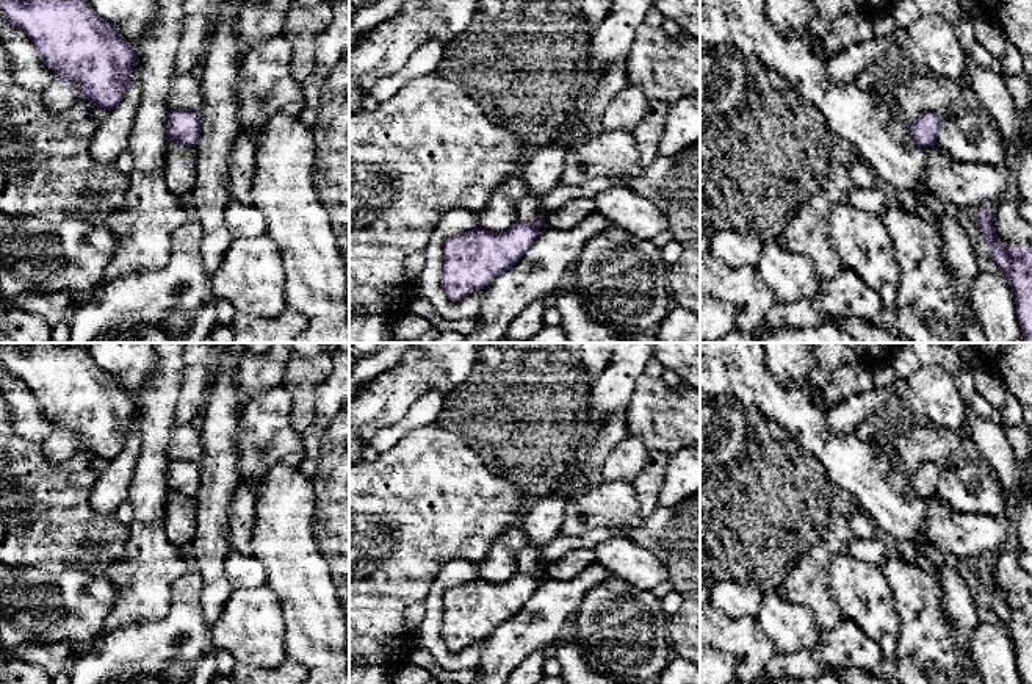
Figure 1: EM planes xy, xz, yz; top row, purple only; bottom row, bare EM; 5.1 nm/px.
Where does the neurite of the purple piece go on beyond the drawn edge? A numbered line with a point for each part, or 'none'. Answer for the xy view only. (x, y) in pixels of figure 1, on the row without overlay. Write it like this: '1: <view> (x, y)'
none

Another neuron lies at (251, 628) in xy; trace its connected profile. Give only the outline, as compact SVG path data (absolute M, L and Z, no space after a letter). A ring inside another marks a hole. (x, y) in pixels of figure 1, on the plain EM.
M268 585L233 589L208 635L216 651L229 651L241 664L276 668L288 659L282 606Z

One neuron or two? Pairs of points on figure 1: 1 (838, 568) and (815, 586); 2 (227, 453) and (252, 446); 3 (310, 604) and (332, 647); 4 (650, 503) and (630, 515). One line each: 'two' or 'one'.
1: two
2: two
3: one
4: two

